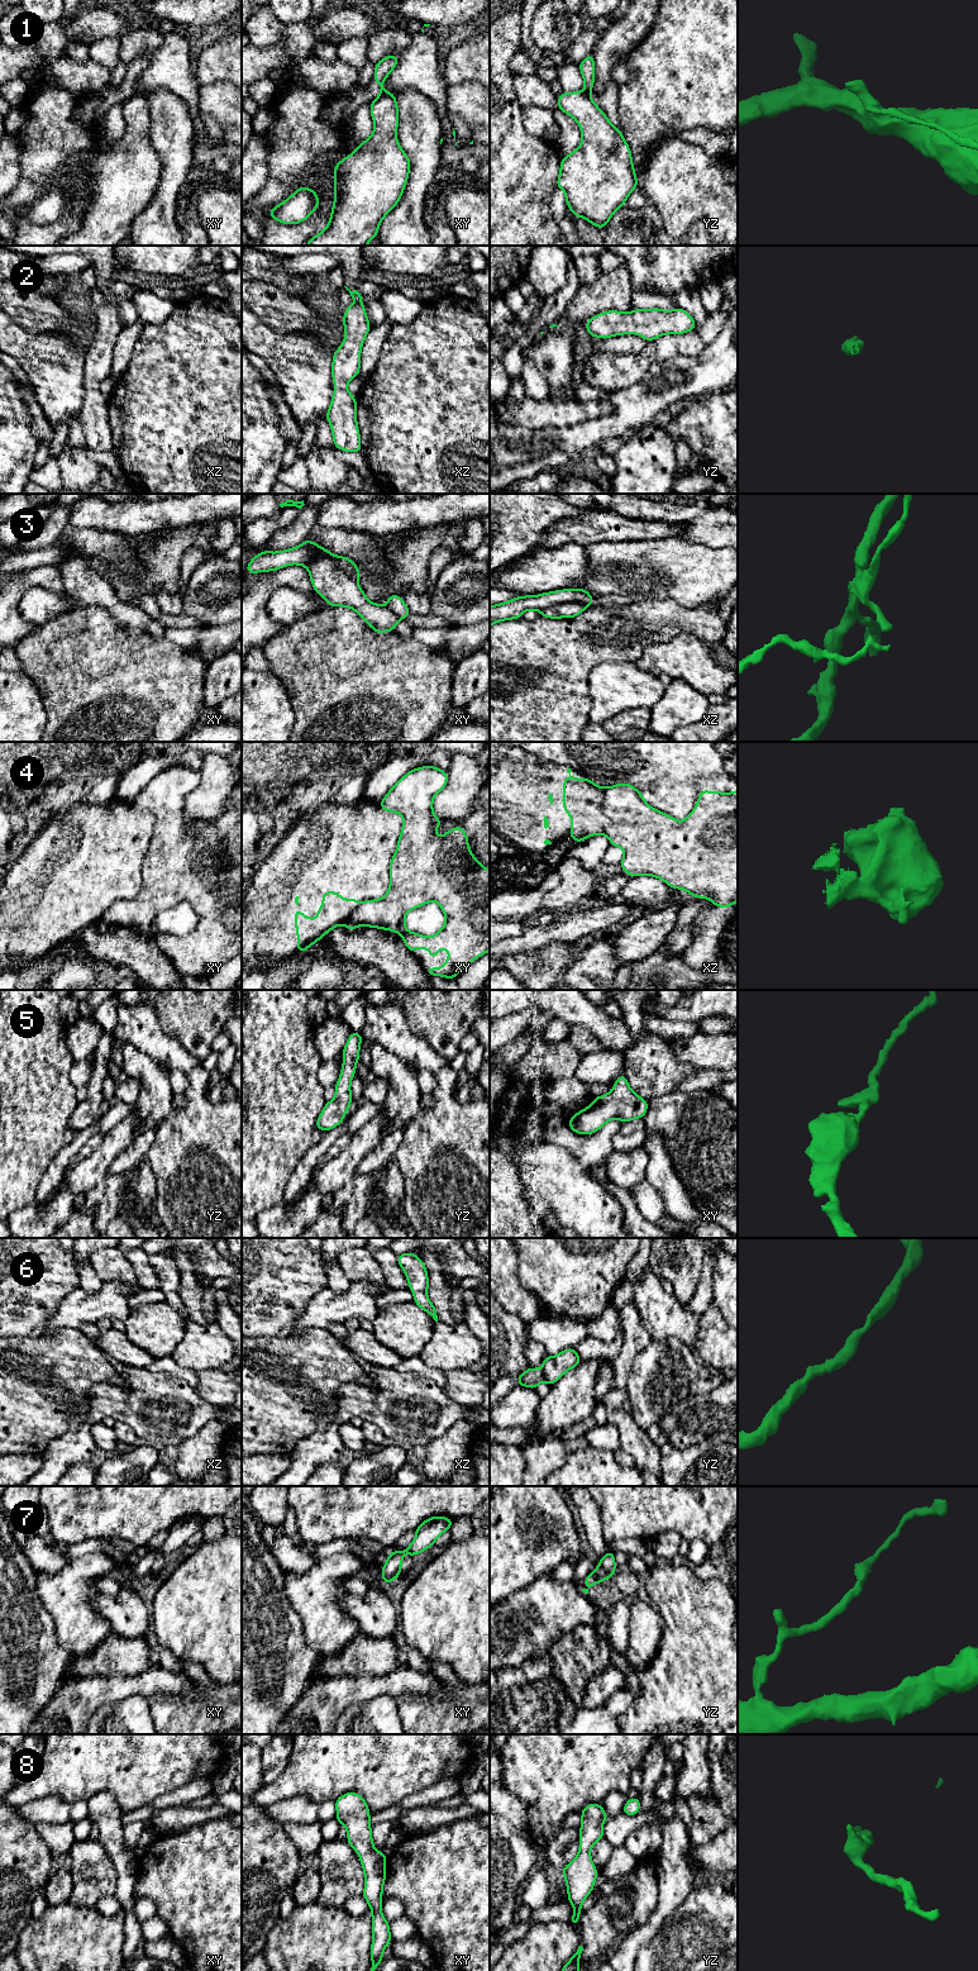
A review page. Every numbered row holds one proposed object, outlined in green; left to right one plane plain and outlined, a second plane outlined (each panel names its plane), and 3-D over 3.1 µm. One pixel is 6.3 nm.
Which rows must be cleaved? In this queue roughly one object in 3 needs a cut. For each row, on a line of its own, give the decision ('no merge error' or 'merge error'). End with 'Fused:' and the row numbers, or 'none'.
1: merge error
2: no merge error
3: merge error
4: merge error
5: no merge error
6: no merge error
7: no merge error
8: no merge error
Fused: 1, 3, 4

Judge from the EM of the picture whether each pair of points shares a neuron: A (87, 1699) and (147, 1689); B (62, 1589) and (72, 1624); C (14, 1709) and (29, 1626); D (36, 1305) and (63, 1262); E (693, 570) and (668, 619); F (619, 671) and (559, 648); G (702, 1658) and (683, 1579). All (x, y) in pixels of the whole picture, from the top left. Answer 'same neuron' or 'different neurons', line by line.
A: same neuron
B: same neuron
C: same neuron
D: same neuron
E: different neurons
F: different neurons
G: same neuron

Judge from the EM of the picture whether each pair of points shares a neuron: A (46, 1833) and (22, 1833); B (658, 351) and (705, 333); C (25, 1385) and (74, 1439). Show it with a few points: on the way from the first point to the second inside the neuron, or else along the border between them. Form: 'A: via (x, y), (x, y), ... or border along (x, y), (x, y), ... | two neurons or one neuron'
A: border along (33, 1824), (47, 1845), (53, 1860) | two neurons
B: border along (693, 329), (705, 344) | two neurons
C: border along (85, 1408), (72, 1414), (68, 1428), (44, 1451) | two neurons

